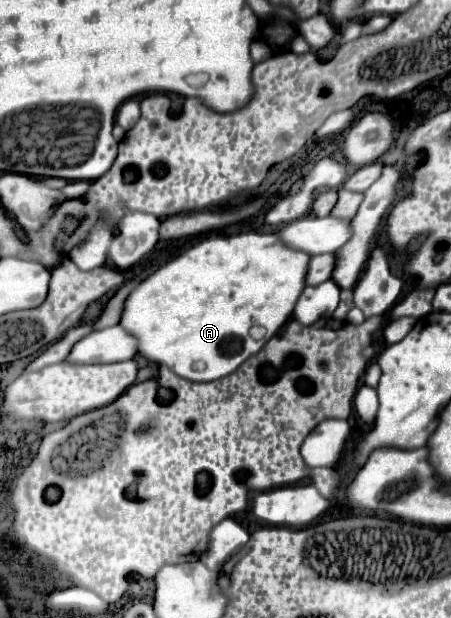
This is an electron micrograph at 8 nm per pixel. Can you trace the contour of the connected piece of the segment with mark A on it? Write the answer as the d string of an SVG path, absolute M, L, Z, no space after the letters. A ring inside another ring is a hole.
M242 232L242 234L236 234L236 236L210 236L210 238L204 238L202 242L198 242L196 246L192 246L190 250L186 250L182 256L174 258L172 262L168 262L166 266L158 268L152 276L148 276L126 300L126 306L124 306L124 314L122 314L122 320L120 320L120 326L124 326L134 338L138 338L138 354L158 362L158 364L166 364L172 372L176 372L178 376L182 378L188 378L188 380L194 380L194 382L212 382L212 380L218 380L218 378L224 378L228 374L232 374L244 360L248 360L250 356L254 356L274 334L278 334L284 324L290 320L292 316L292 310L294 310L294 304L298 300L298 296L302 294L304 286L306 286L306 272L308 272L308 262L310 262L310 256L304 254L304 252L298 252L298 250L292 250L288 246L284 246L282 238L276 236L274 232L272 234L262 234L262 232ZM260 328L260 340L256 338L254 330Z

